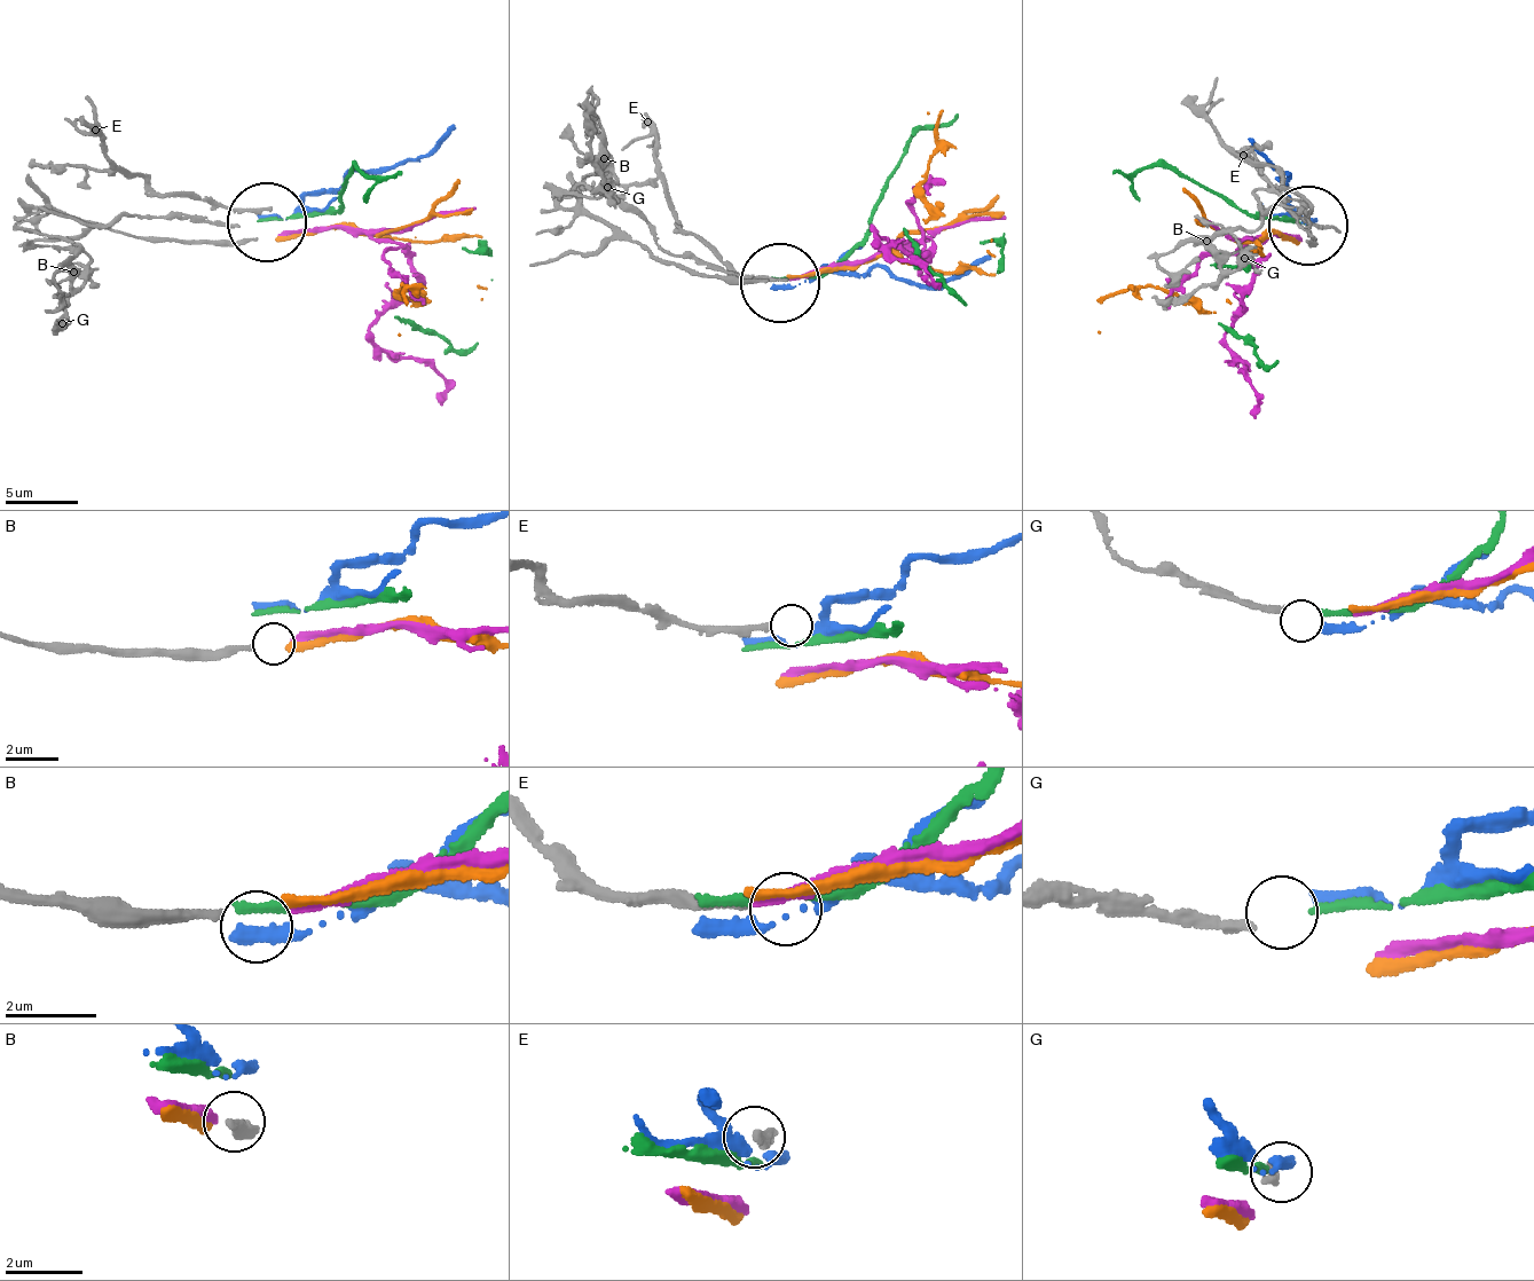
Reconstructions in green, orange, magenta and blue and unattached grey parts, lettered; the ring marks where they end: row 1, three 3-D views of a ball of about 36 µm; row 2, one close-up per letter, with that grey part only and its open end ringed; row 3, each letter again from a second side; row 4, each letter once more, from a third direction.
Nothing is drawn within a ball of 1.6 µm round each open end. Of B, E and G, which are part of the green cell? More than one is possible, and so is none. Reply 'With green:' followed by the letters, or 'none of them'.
With green: G

